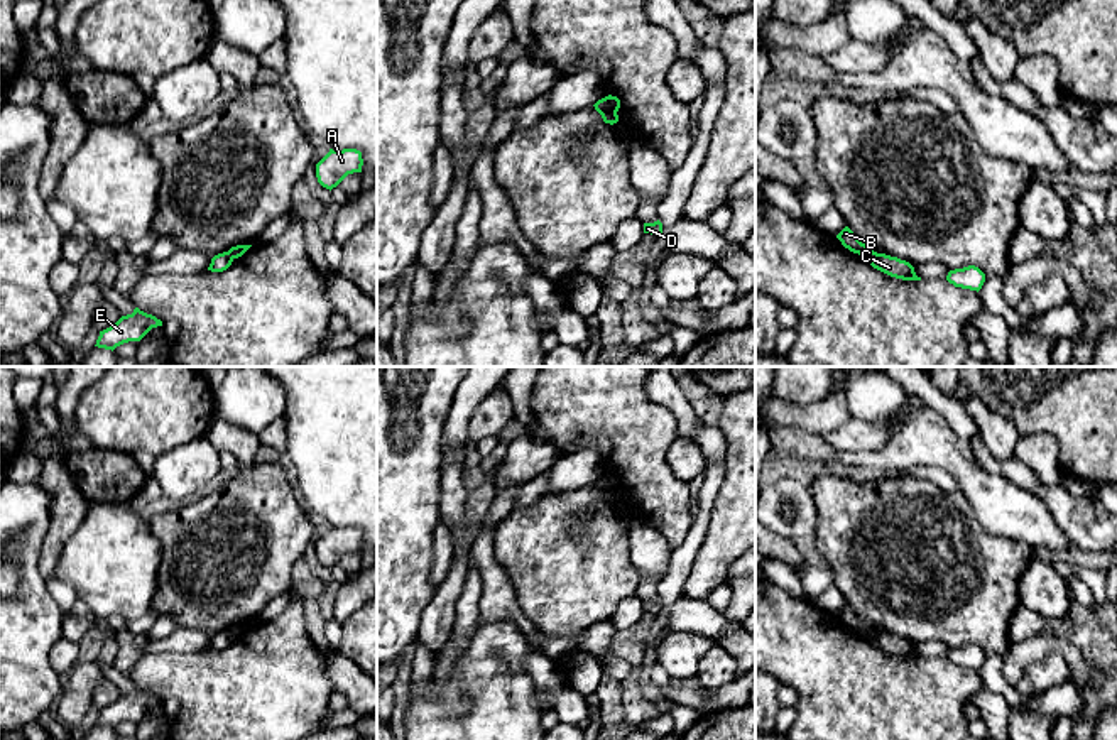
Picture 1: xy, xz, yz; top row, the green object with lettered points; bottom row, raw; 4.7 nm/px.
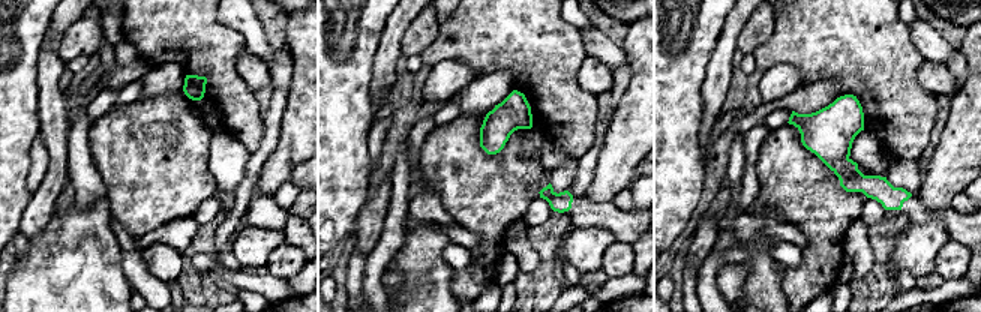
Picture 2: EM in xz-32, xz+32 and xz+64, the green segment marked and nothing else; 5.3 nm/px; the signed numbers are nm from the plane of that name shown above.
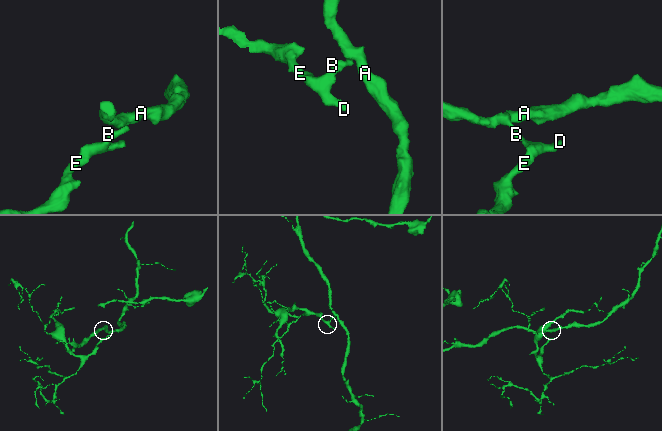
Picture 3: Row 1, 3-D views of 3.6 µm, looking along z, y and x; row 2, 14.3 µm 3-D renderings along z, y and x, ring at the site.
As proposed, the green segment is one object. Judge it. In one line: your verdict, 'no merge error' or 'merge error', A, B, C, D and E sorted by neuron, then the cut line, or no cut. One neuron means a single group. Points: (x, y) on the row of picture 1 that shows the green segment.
merge error | A B / C D E | xz (604, 98), (615, 114)

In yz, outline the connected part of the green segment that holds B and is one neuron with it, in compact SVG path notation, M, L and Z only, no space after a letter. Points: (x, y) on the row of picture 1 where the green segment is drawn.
M845 226L838 235L836 238L842 242L842 245L845 248L848 248L850 252L853 253L858 253L858 255L864 255L865 258L869 258L870 255L874 255L875 252L867 247L865 243L862 243L855 235L853 231Z

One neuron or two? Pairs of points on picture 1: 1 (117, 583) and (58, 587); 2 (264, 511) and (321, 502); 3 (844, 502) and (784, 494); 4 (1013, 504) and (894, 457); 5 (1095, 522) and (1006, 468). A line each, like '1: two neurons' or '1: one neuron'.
1: two neurons
2: two neurons
3: two neurons
4: one neuron
5: one neuron

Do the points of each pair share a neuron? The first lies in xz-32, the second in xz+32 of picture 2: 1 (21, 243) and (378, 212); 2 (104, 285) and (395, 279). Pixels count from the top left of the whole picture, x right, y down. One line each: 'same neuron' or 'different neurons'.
1: different neurons
2: different neurons

